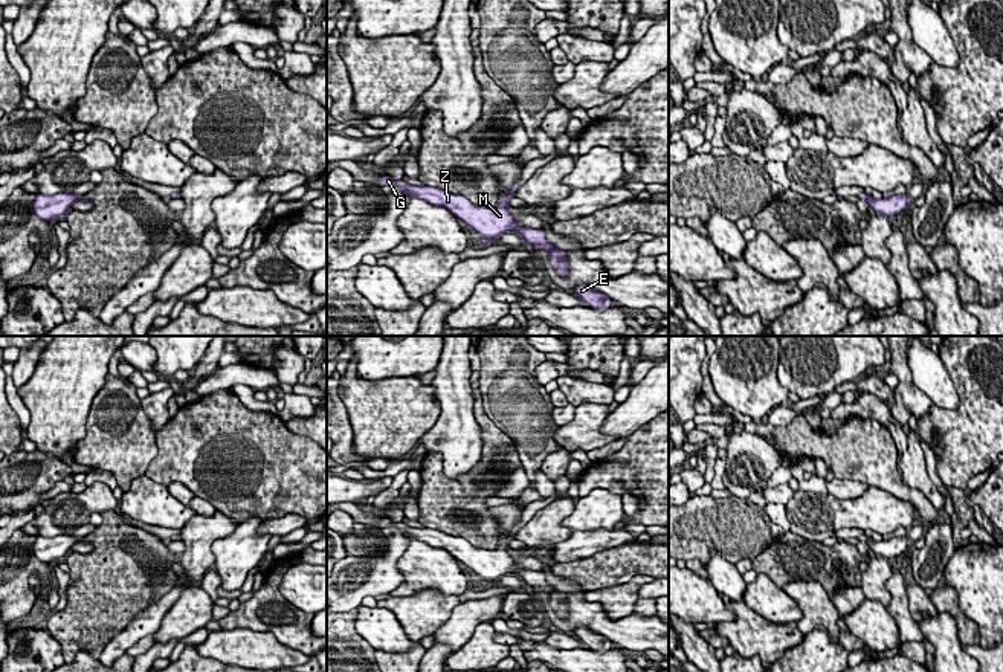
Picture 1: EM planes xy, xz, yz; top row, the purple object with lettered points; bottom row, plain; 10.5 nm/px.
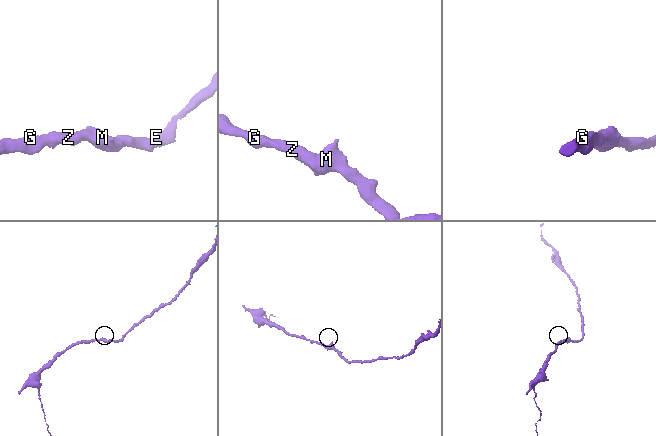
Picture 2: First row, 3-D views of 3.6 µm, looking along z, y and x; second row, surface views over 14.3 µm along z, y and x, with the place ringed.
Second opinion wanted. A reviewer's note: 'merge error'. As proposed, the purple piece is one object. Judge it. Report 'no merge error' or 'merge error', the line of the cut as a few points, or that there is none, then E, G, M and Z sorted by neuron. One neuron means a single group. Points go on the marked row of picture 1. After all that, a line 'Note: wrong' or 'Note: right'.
no merge error; no cut; E G M Z
Note: wrong

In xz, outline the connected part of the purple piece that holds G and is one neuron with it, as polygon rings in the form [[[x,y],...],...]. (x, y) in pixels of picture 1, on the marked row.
[[[383,174],[379,180],[379,186],[386,186],[395,183],[402,194],[423,199],[432,205],[444,206],[456,218],[467,223],[476,232],[481,234],[484,243],[496,241],[504,232],[516,232],[522,237],[524,243],[530,246],[537,246],[550,252],[550,263],[560,276],[568,273],[566,254],[550,244],[545,238],[542,229],[533,228],[516,228],[514,217],[508,211],[508,202],[514,197],[514,191],[519,186],[510,189],[493,208],[478,206],[470,203],[466,197],[460,194],[450,194],[435,186],[415,186],[402,180],[394,180],[391,176]]]

